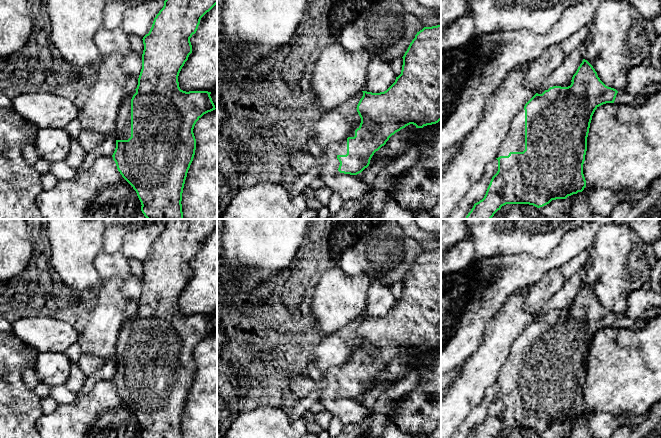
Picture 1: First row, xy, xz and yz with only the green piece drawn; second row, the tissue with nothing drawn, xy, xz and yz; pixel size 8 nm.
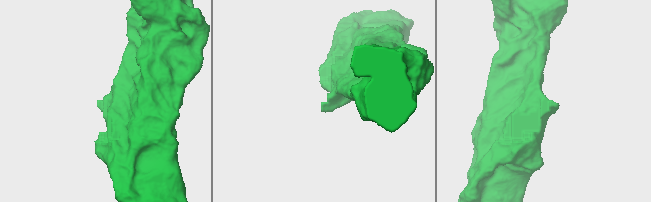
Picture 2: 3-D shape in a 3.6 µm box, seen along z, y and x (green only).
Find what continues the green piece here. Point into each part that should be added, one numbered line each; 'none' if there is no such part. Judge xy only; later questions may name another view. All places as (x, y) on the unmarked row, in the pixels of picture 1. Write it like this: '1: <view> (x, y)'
1: xy (123, 345)

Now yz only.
1: yz (515, 364)

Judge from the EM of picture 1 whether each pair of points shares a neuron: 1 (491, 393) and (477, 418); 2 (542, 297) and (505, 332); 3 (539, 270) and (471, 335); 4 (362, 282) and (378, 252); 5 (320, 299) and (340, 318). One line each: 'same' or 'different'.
1: same
2: different
3: same
4: different
5: same

